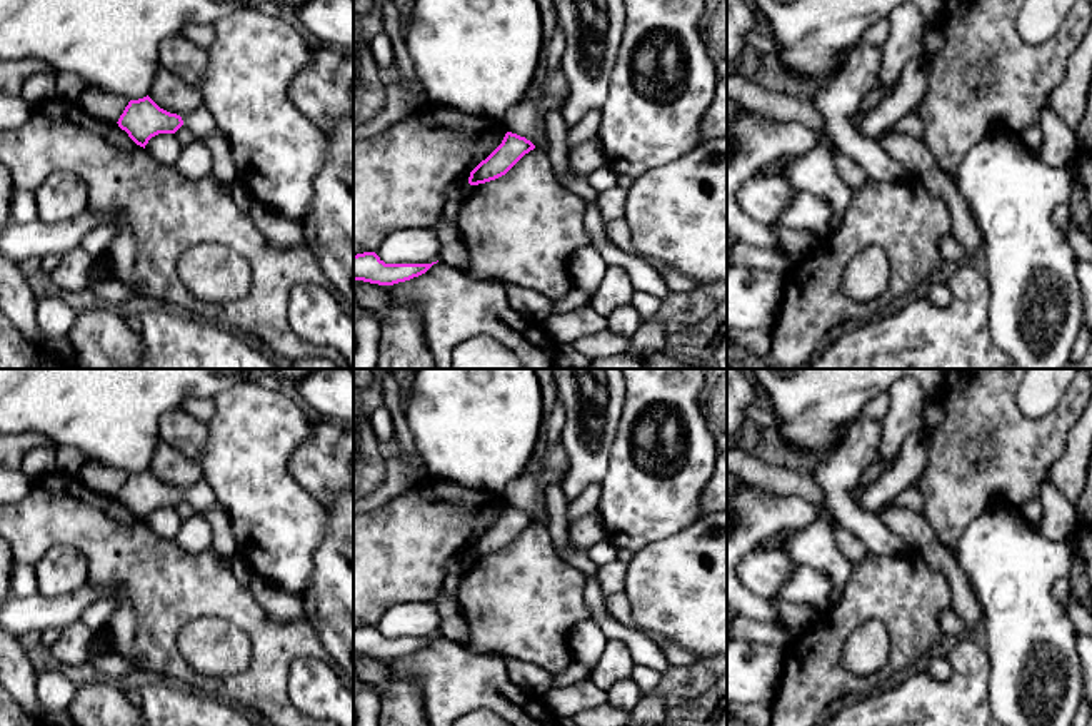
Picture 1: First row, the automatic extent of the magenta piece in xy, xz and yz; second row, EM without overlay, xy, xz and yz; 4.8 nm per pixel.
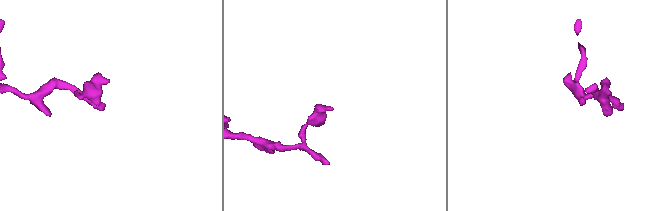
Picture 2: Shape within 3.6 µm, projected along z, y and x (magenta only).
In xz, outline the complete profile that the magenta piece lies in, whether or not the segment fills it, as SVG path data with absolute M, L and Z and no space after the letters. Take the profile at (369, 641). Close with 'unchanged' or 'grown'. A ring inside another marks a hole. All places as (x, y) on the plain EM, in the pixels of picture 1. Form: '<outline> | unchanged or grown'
M375 626L353 629L353 654L393 659L425 648L433 638L385 638Z | unchanged

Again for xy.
M148 469L130 474L117 497L143 522L152 511L158 507L175 507L182 499L190 502L195 512L200 514L218 504L218 499L207 481L200 479L180 491L160 482Z | grown

